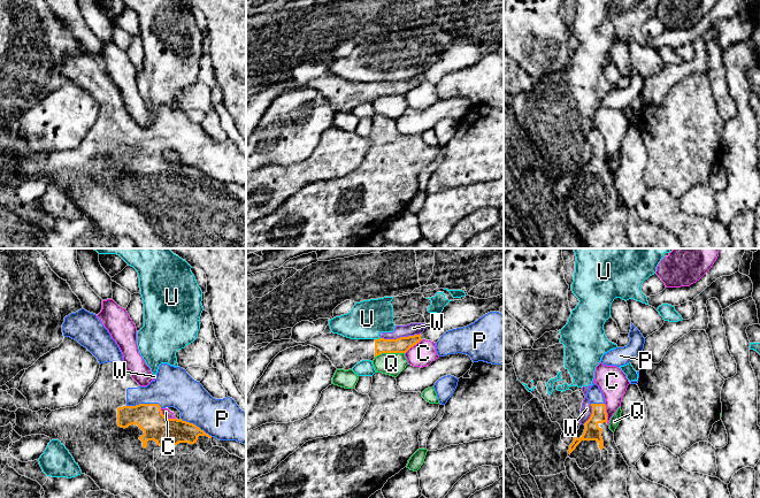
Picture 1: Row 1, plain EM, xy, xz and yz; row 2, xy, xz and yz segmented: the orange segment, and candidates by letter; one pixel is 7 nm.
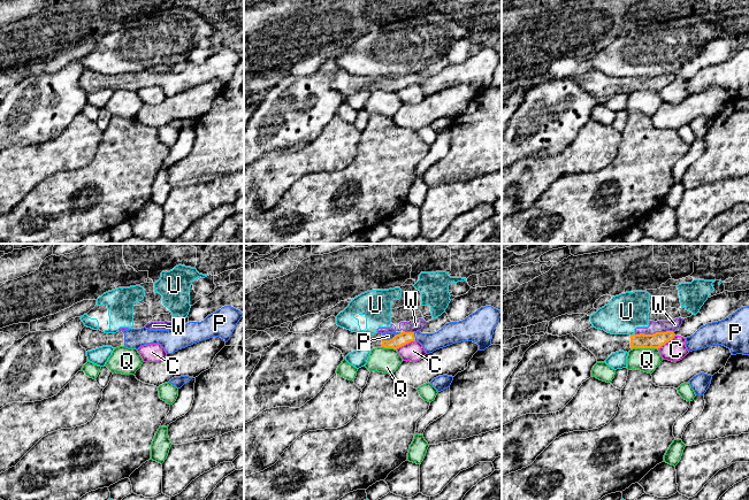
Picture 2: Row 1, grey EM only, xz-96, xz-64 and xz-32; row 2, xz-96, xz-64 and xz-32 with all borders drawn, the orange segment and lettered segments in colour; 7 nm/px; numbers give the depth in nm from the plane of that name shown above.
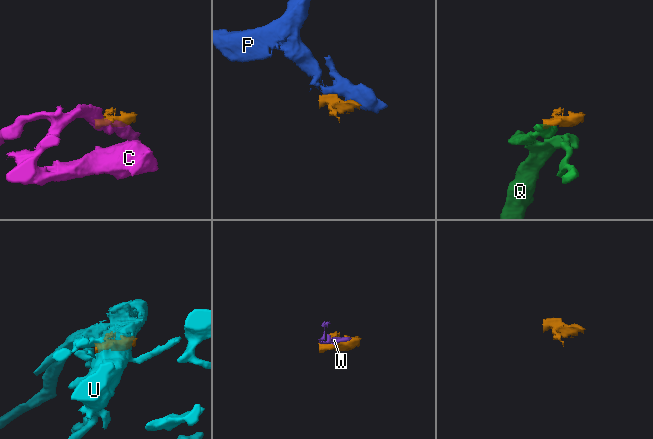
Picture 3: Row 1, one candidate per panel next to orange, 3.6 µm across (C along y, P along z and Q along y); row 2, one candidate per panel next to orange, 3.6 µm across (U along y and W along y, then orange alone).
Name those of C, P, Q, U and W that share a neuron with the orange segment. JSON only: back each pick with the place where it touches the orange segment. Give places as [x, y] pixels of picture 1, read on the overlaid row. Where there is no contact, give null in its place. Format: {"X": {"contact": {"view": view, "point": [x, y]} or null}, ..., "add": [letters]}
{"P": {"contact": {"view": "xy", "point": [144, 404]}}, "add": ["P"]}

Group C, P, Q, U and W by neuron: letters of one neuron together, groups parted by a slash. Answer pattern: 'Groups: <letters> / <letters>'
Groups: C / P / Q / U W

